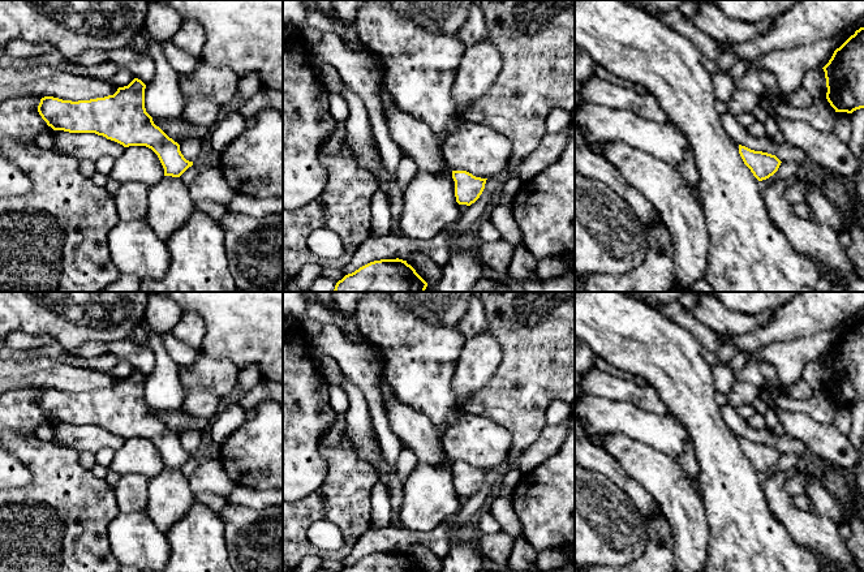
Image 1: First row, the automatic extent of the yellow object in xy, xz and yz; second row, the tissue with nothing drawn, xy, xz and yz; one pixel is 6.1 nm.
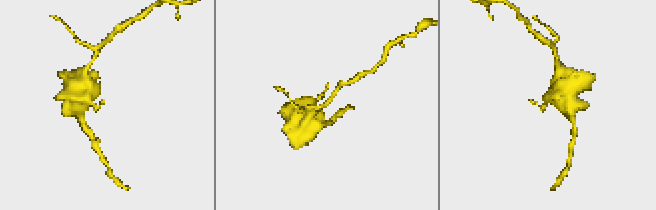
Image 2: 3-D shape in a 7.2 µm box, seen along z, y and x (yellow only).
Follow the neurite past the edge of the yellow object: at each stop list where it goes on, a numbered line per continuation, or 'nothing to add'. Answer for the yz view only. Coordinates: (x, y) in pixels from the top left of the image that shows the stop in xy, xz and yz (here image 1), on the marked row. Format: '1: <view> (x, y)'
nothing to add

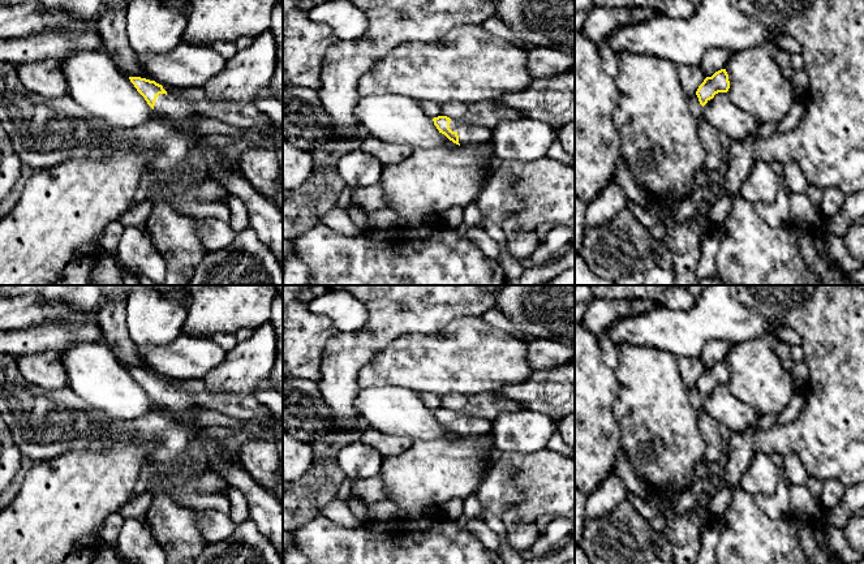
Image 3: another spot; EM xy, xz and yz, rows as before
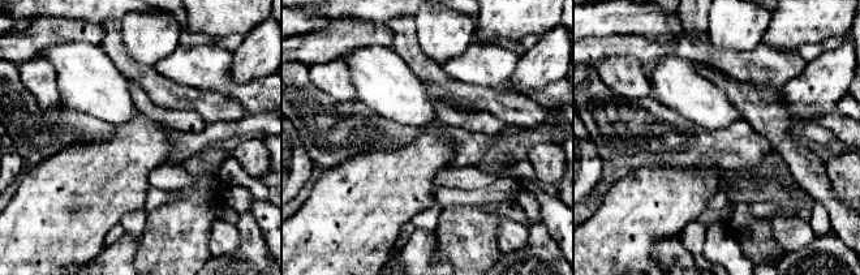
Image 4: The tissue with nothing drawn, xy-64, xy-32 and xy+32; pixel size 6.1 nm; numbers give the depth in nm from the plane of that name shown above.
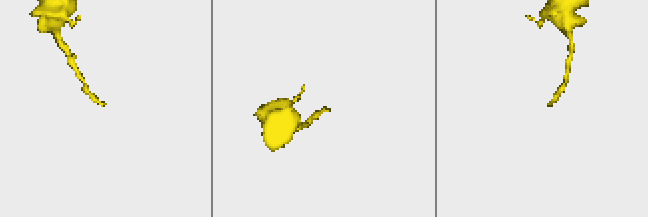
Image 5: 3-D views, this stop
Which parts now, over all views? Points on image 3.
1: xz (468, 133)

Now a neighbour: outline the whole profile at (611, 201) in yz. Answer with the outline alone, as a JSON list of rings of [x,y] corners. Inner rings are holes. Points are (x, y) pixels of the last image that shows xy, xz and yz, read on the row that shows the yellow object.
[[[611,180],[599,194],[586,204],[585,227],[598,227],[610,221],[627,208],[627,199],[620,186]]]

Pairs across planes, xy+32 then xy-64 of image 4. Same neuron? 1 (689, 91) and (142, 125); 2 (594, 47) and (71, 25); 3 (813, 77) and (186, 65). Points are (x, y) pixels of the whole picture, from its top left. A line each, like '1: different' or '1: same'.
1: different
2: same
3: different

